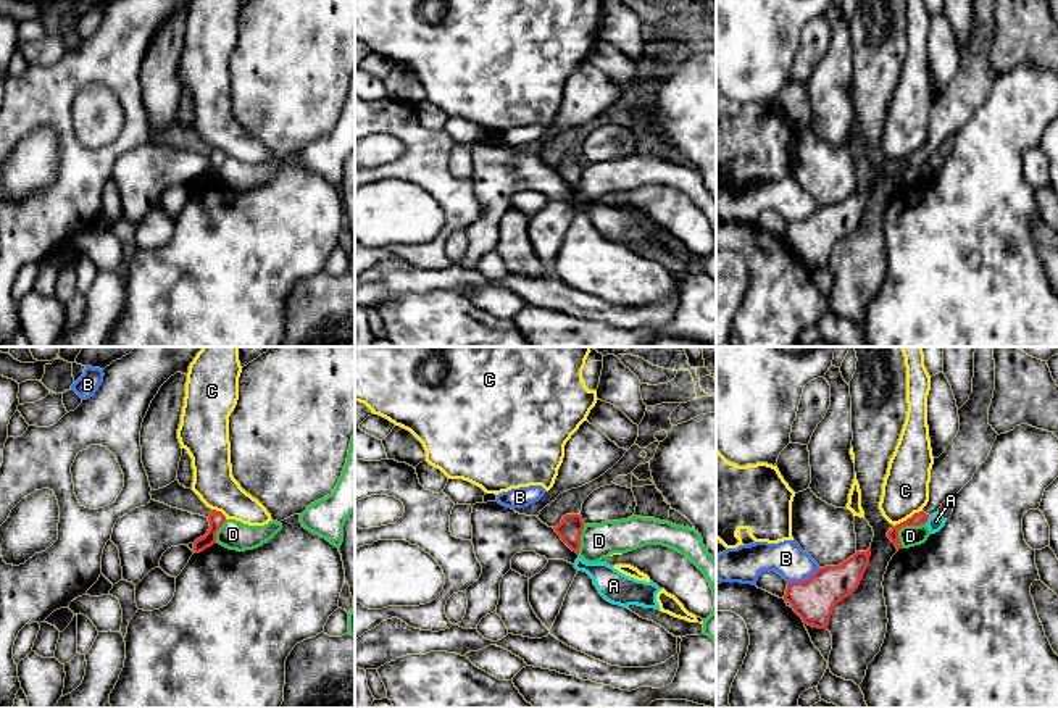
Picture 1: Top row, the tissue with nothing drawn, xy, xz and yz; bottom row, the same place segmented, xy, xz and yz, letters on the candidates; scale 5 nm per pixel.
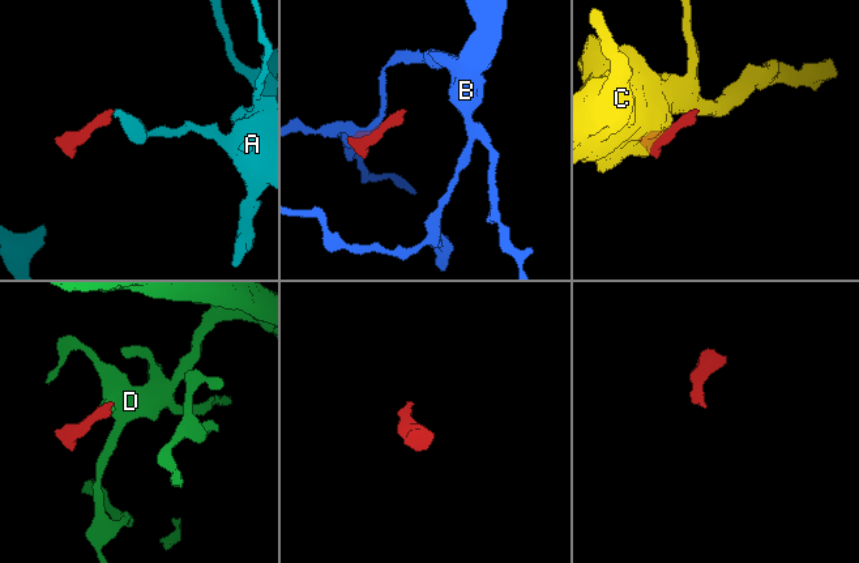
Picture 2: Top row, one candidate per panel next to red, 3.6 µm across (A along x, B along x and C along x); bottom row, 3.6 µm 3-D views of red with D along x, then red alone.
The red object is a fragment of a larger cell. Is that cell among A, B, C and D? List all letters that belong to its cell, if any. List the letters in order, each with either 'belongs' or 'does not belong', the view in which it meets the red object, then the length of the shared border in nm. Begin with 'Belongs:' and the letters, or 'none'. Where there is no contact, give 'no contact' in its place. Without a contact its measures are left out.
Belongs: none
A: does not belong; contact in yz; length 50 nm
B: does not belong; contact in yz; length 180 nm
C: does not belong; contact in yz; length 170 nm
D: does not belong; contact in yz; length 180 nm

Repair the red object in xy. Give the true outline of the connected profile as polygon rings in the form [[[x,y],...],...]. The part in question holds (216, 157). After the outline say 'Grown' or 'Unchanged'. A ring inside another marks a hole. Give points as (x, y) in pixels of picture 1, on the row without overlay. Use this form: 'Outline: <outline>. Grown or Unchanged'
Outline: [[[213,148],[211,153],[208,155],[208,160],[210,160],[208,171],[194,181],[195,192],[200,192],[205,187],[211,185],[213,182],[216,182],[216,171],[226,160],[226,155],[221,150]]]. Unchanged

